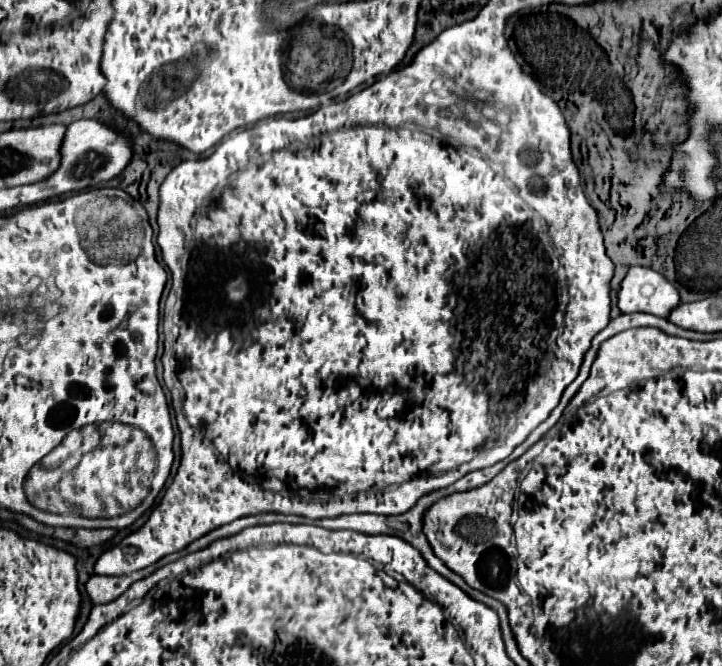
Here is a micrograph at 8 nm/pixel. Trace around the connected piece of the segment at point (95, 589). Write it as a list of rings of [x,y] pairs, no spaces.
[[[177,552],[173,556],[165,556],[161,558],[157,564],[151,564],[149,568],[143,568],[141,572],[131,572],[129,576],[91,576],[89,582],[85,584],[85,590],[87,590],[87,596],[89,596],[89,602],[91,604],[105,604],[105,602],[111,602],[115,600],[117,596],[121,596],[133,582],[141,580],[141,578],[147,578],[149,574],[153,574],[155,570],[159,570],[161,566],[177,560],[183,552]]]

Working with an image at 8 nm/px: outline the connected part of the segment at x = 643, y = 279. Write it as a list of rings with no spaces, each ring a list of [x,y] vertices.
[[[631,266],[621,282],[617,306],[623,314],[645,312],[667,318],[679,304],[679,292],[659,272],[643,266]]]

